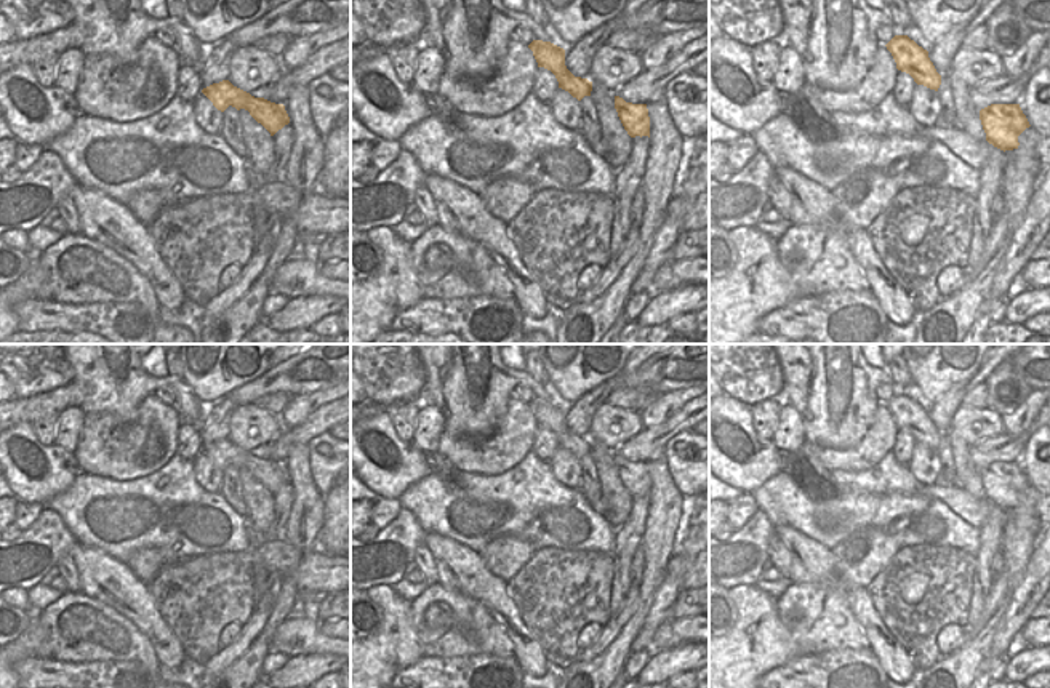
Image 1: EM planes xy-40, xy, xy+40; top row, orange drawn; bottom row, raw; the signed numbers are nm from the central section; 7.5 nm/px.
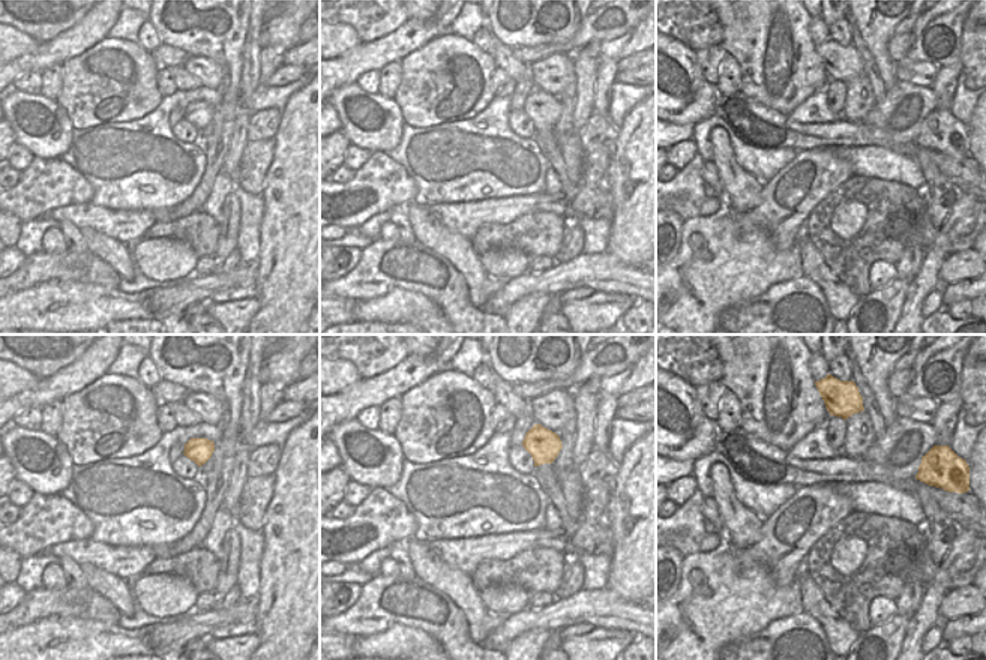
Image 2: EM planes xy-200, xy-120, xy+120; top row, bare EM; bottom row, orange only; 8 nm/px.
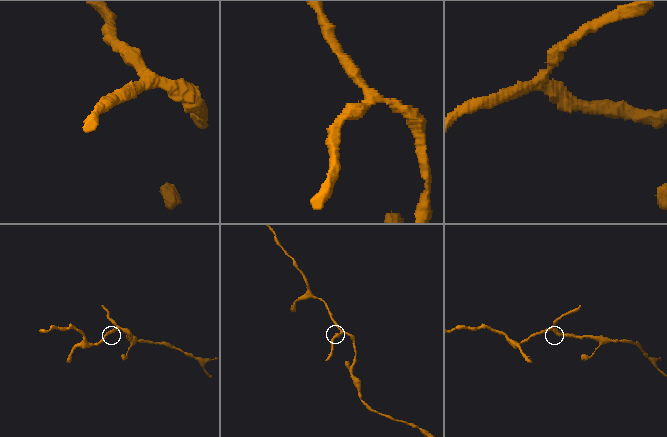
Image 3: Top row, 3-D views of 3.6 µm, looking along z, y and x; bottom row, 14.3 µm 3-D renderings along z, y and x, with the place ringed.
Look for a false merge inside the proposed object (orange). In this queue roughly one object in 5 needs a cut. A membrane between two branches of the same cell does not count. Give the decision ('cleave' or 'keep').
keep

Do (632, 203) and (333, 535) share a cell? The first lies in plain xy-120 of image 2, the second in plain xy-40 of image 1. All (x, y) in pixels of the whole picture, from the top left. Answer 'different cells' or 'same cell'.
same cell

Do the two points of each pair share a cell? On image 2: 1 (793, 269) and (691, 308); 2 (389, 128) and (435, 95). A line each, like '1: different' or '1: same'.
1: same
2: different

